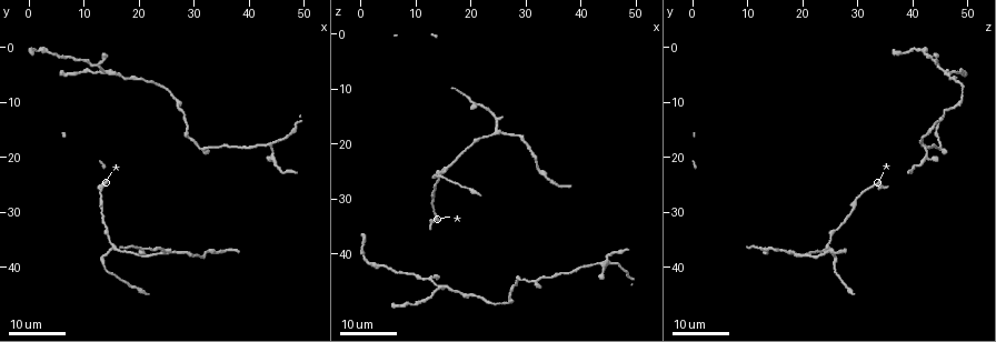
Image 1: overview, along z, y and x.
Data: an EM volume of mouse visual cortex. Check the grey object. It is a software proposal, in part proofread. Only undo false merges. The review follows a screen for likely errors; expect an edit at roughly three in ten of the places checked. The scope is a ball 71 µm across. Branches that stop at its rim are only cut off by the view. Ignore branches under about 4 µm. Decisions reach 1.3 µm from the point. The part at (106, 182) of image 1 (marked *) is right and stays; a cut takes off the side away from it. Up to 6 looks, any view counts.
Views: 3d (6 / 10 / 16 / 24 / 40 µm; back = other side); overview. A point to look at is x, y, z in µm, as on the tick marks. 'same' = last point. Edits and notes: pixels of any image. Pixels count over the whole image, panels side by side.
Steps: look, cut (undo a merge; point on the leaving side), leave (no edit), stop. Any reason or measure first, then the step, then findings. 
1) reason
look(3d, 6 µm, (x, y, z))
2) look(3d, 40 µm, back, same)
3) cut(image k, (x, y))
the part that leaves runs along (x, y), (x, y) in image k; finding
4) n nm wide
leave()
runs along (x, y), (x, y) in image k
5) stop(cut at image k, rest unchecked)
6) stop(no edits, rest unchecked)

thin neck
look(3d, 16 µm, (31.0, 17.5, 45.0))

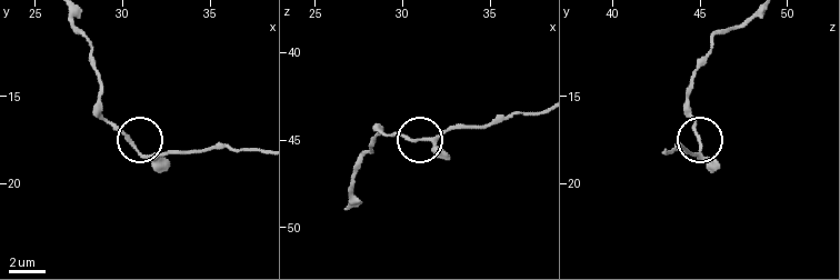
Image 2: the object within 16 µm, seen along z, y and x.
zoom in
look(3d, 10 µm, (30.6, 18.0, 45.0))

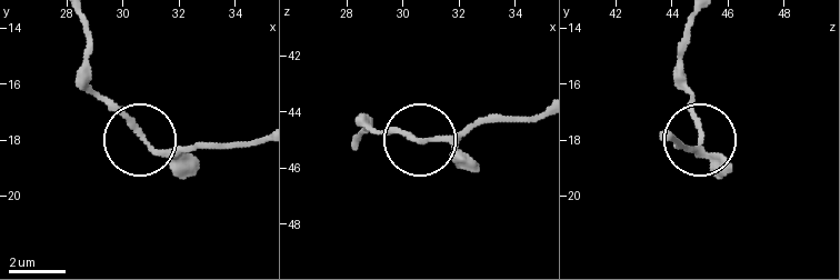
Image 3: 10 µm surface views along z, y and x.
190 nm wide
leave()
continuous, no second cell

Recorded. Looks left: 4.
three arms meet
look(3d, 16 µm, (43.5, 18.0, 42.0))

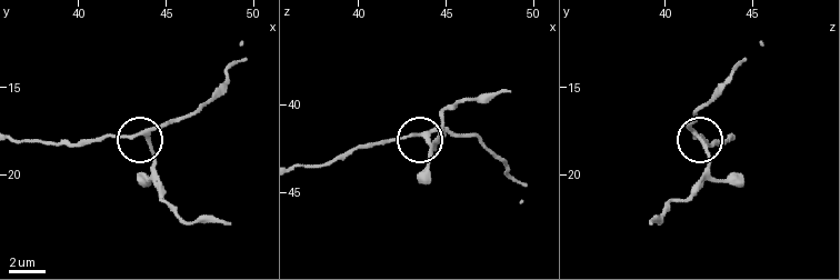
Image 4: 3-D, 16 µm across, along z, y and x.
closer look
look(3d, 6 µm, (43.9, 17.8, 41.9))

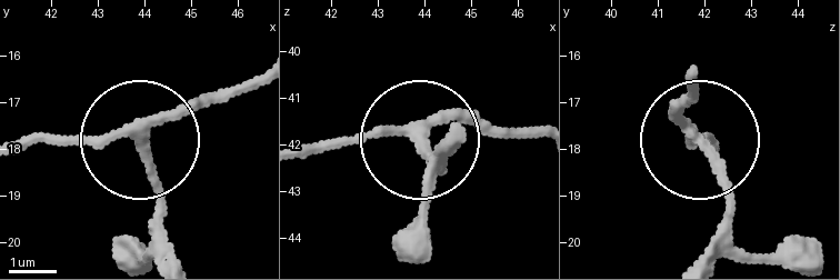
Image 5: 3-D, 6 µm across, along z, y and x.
side arm 10 µm
leave()
runs along (20, 146), (140, 137), (256, 78) in image 5; all the same cell

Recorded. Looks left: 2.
a fork
look(3d, 24 µm, (14.5, 4.5, 45.5))

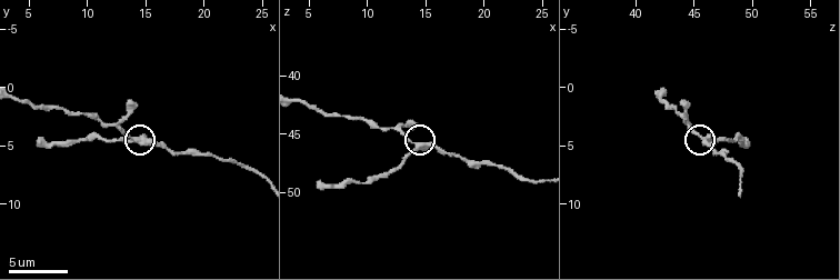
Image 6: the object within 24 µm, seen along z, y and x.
look(3d, 10 µm, (14.6, 4.4, 45.8))

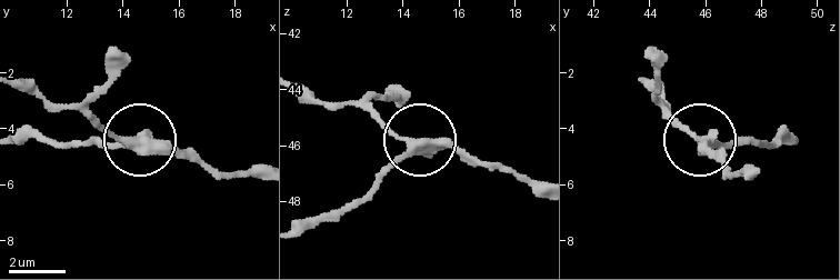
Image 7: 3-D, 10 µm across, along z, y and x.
3 arms
leave()
continuous, no second cell

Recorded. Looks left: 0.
stop(no edits, rest unchecked)

